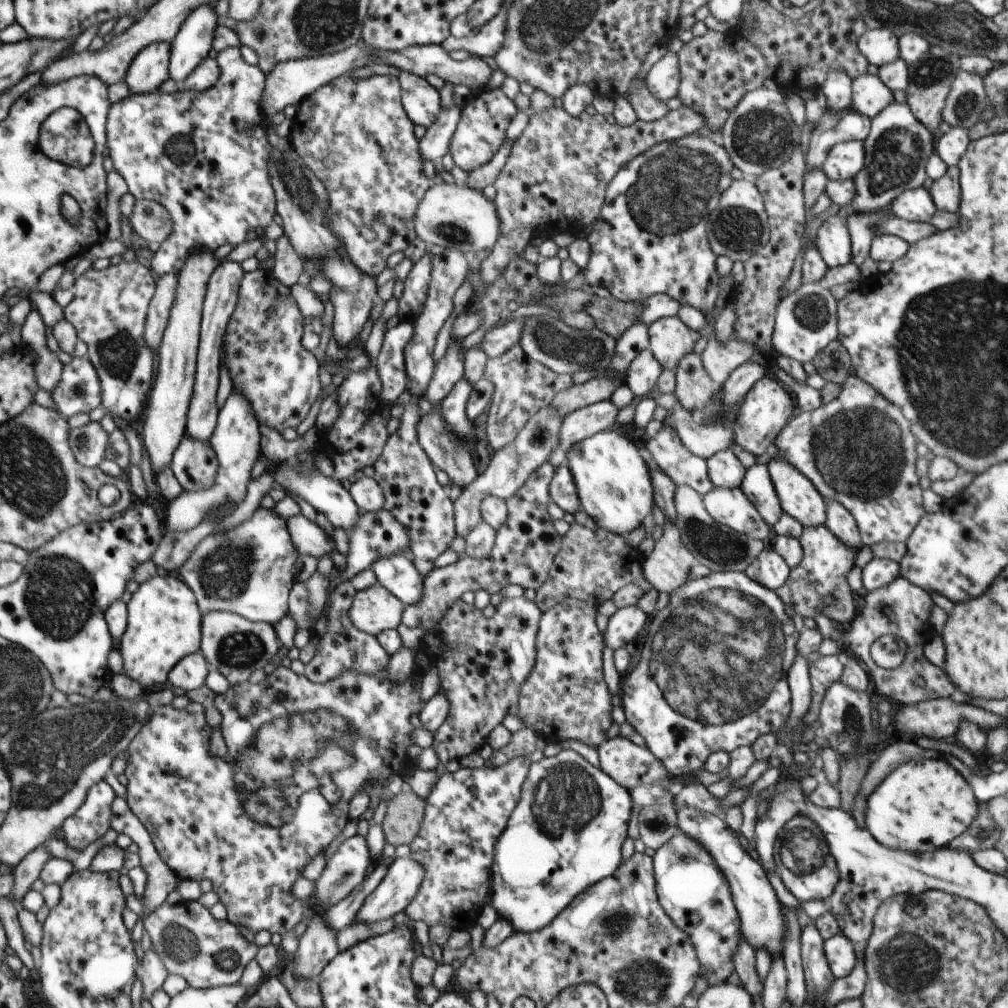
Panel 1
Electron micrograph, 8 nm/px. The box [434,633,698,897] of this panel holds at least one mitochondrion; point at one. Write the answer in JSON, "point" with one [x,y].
{"point":[567,799]}

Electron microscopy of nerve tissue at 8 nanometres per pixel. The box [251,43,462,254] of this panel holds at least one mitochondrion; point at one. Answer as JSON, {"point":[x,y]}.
{"point":[301,192]}

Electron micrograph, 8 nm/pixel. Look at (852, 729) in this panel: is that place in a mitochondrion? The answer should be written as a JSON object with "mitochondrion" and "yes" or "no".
{"mitochondrion":"yes"}

